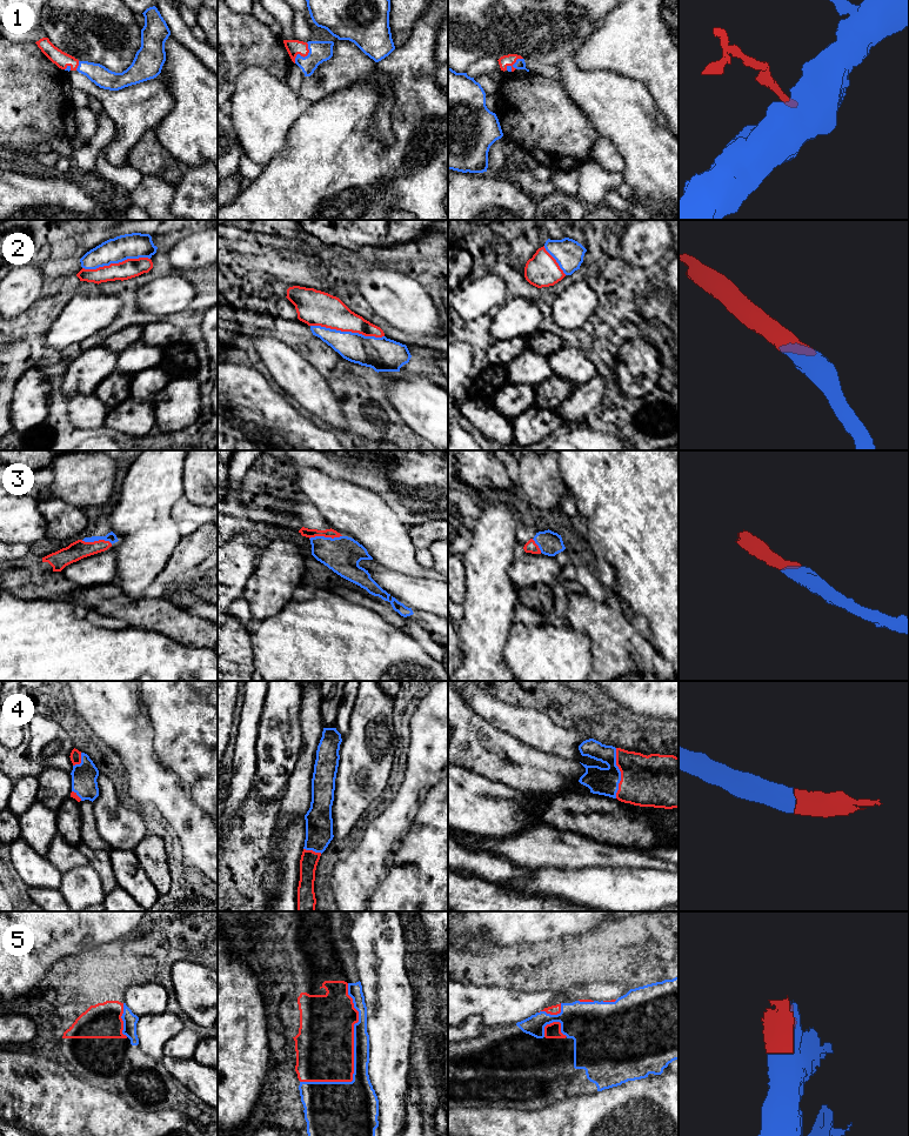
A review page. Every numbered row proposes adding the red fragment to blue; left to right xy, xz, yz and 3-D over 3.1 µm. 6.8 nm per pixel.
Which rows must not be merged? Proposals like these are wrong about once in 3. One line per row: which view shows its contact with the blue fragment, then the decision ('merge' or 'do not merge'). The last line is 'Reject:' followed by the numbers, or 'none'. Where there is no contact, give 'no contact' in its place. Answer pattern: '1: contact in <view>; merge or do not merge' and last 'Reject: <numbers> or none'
1: contact in xz; merge
2: contact in xz; merge
3: contact in xz; merge
4: contact in yz; merge
5: contact in xz; do not merge
Reject: 5

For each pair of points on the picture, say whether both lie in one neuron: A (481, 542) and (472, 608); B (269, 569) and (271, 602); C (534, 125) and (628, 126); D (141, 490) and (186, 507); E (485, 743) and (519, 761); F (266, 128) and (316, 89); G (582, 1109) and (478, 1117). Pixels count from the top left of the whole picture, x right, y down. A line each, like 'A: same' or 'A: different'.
A: same
B: same
C: different
D: different
E: same
F: different
G: same

